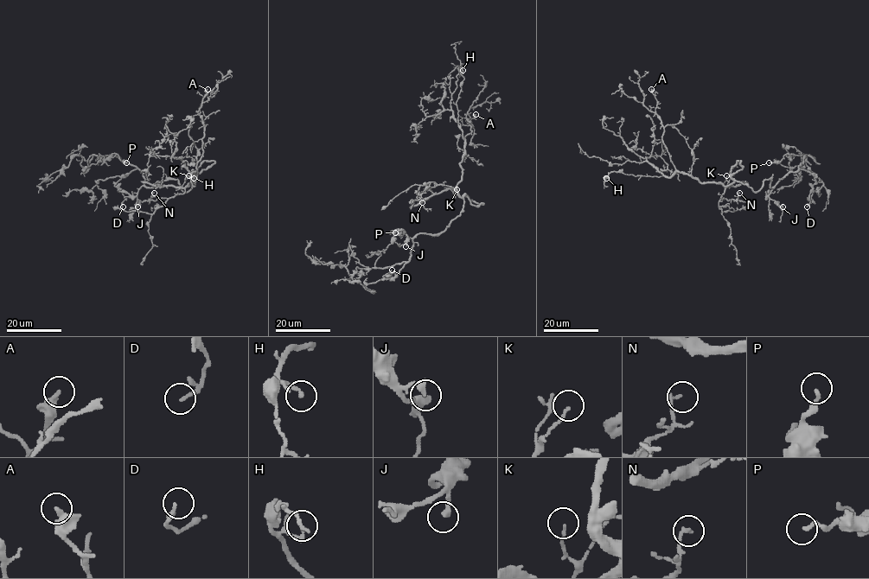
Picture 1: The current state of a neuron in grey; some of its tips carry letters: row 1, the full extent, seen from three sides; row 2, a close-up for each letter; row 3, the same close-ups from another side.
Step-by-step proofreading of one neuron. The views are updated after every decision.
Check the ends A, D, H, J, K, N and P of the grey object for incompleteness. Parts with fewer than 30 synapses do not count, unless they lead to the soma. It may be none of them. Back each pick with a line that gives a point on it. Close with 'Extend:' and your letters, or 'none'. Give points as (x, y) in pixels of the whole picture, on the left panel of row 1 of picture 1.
Extend: none

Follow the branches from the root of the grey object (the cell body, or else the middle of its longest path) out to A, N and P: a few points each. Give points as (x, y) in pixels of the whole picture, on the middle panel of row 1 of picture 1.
A: (451, 221), (463, 203), (456, 186), (462, 176), (464, 137), (471, 131), (468, 118), (476, 114)
N: (451, 221), (460, 214), (463, 199), (450, 186), (428, 187), (418, 195), (418, 200), (422, 202)
P: (451, 221), (437, 233), (417, 233), (408, 261), (376, 268), (380, 252), (391, 244), (395, 232)

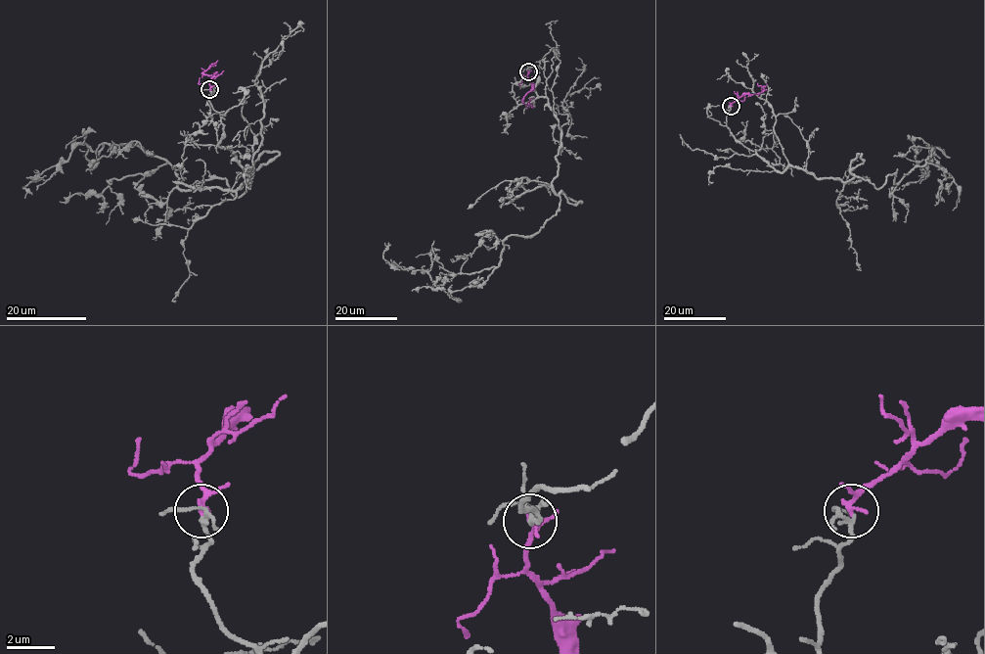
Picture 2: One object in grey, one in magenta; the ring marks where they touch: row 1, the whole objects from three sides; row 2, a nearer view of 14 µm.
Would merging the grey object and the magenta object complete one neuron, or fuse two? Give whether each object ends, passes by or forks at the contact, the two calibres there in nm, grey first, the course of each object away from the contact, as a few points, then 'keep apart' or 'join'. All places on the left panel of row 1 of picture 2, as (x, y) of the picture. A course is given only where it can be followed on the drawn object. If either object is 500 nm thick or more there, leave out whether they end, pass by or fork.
grey forks there; magenta passes by; 130 nm thick on the grey side, 160 nm on the other; grey runs (209, 90), (218, 146), (252, 166), (239, 197), (224, 178), (181, 190), (136, 145), (79, 144), (24, 198); magenta runs (209, 90), (209, 81), (214, 73), (205, 74), (203, 71), (217, 60); join

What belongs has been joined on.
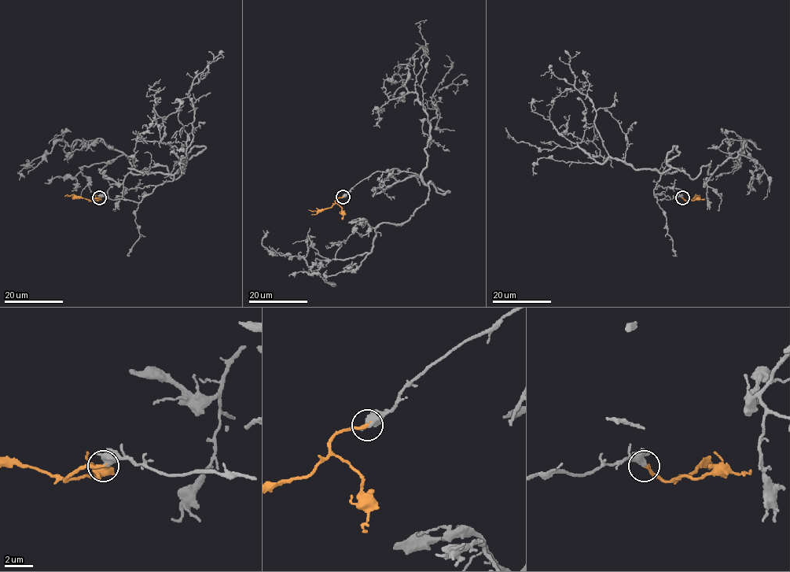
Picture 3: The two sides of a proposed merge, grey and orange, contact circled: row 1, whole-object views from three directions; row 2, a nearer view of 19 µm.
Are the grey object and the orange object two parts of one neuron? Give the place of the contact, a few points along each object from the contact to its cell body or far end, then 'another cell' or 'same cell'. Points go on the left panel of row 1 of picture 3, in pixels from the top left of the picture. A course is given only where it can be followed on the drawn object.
at (99, 197); grey runs (99, 198), (140, 202), (185, 168), (175, 178), (163, 166), (133, 174), (101, 141), (59, 140), (19, 179); orange runs (99, 198), (91, 201), (73, 194), (64, 197); same cell

